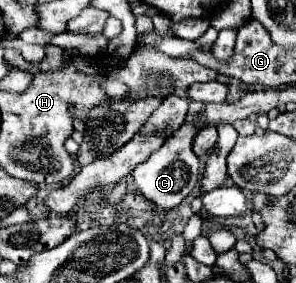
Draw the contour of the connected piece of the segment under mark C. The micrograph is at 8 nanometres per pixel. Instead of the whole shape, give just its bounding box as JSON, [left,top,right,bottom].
[133,102,203,212]

